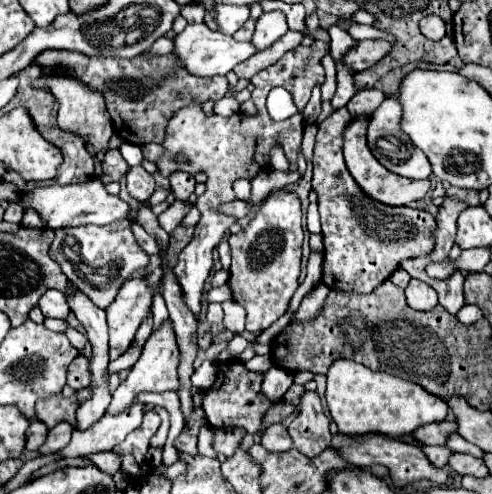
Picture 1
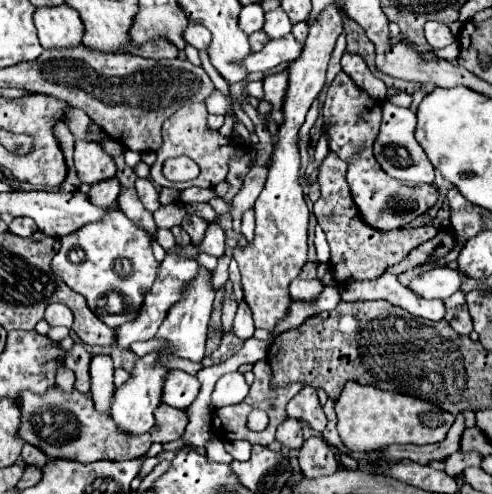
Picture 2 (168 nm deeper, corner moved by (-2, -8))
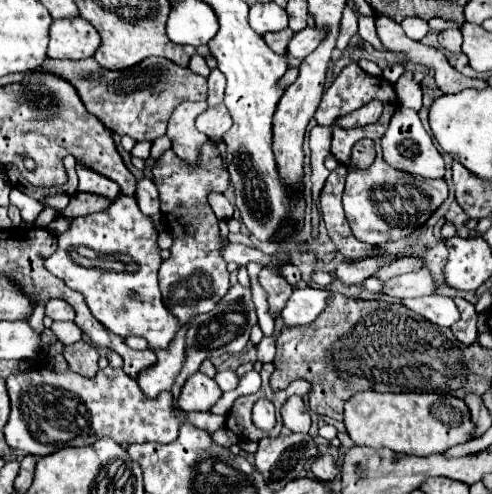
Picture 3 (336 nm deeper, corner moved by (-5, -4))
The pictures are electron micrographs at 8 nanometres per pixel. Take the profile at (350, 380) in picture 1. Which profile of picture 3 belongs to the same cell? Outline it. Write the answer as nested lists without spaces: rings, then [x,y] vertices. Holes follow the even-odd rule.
[[[354,394],[344,406],[344,428],[356,446],[390,448],[414,456],[444,452],[474,438],[474,422],[466,402],[438,394]]]

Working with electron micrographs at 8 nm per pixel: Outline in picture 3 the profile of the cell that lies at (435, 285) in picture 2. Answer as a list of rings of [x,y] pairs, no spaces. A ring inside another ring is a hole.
[[[418,270],[418,272],[408,272],[396,278],[390,278],[384,282],[384,288],[380,294],[390,296],[394,300],[402,298],[418,298],[418,296],[428,296],[434,292],[434,280],[428,274],[428,270]]]

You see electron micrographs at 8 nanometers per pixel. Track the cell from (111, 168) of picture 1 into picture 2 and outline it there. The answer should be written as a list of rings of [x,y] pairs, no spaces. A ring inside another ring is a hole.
[[[113,176],[113,178],[107,178],[107,180],[93,184],[89,190],[89,196],[91,196],[93,204],[109,208],[119,198],[119,192],[121,192],[121,182],[117,176]]]

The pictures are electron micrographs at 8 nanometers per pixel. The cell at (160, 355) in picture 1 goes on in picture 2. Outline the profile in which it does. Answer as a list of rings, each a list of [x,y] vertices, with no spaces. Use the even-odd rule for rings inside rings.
[[[169,370],[163,382],[161,400],[173,408],[187,408],[199,394],[199,382],[195,376],[183,370]]]

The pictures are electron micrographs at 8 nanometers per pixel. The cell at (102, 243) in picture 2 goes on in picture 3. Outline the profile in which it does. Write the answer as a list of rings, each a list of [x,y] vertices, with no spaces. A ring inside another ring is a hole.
[[[118,196],[104,212],[72,220],[70,232],[58,236],[58,250],[44,262],[44,266],[66,286],[82,292],[90,312],[110,332],[122,338],[142,336],[150,350],[166,350],[184,324],[162,304],[158,290],[158,268],[162,260],[156,238],[158,232],[152,226],[152,220],[140,212],[136,200],[132,196]],[[80,256],[90,256],[96,262],[128,262],[128,270],[112,272],[82,266],[78,264],[82,262]]]

